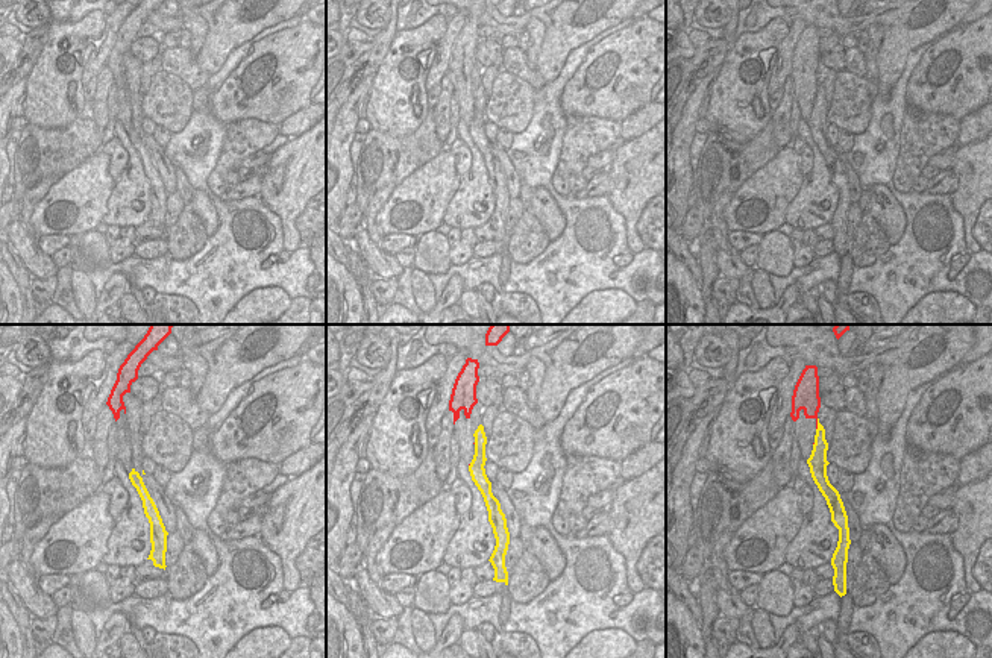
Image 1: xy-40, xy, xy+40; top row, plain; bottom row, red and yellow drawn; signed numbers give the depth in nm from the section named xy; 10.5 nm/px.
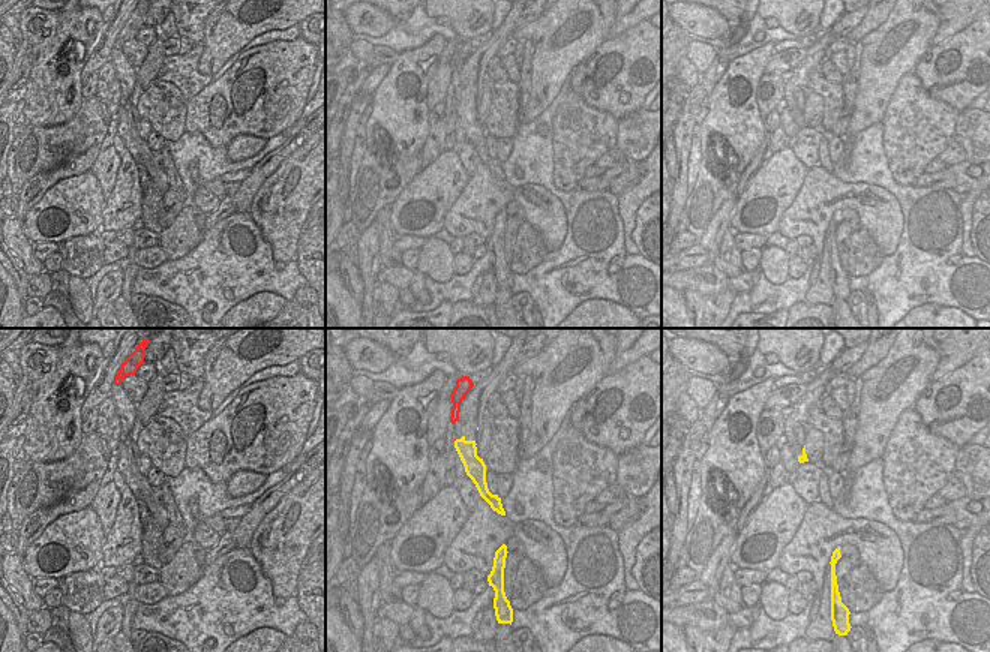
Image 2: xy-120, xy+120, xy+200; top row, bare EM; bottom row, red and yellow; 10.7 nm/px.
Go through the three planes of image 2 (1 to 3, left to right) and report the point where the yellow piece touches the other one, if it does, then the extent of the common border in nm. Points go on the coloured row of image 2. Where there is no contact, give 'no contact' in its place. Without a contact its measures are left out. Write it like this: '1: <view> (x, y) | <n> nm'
1: no contact
2: no contact
3: no contact

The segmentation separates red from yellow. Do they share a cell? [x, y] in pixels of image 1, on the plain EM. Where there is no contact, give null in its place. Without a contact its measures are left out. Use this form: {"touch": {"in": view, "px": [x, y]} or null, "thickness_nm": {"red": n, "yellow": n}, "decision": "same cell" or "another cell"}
{"touch": {"in": "xy+40", "px": [816, 85]}, "thickness_nm": {"red": 220, "yellow": 160}, "decision": "another cell"}

